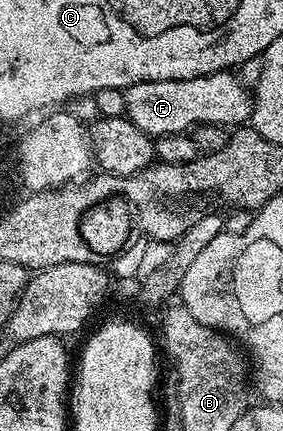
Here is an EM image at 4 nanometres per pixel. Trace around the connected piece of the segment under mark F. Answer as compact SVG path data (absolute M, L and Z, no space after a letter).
M221 71L191 80L141 81L123 91L124 115L153 138L186 133L195 126L207 123L242 125L252 117L253 99L250 89L246 89L234 76L230 71Z

